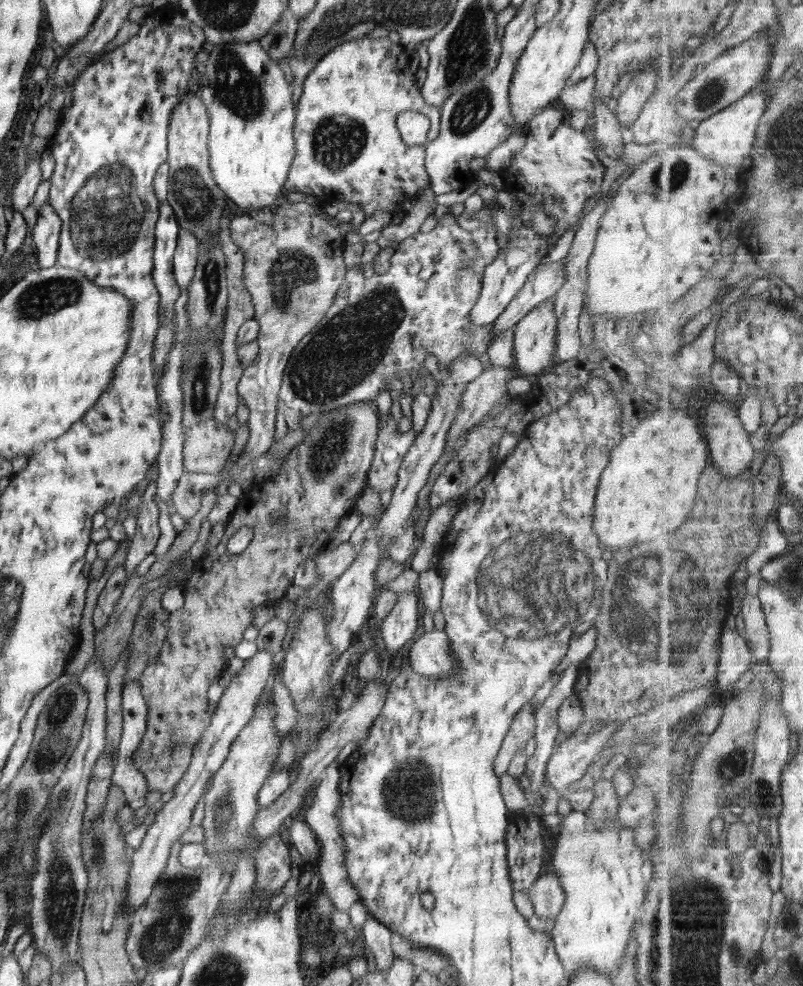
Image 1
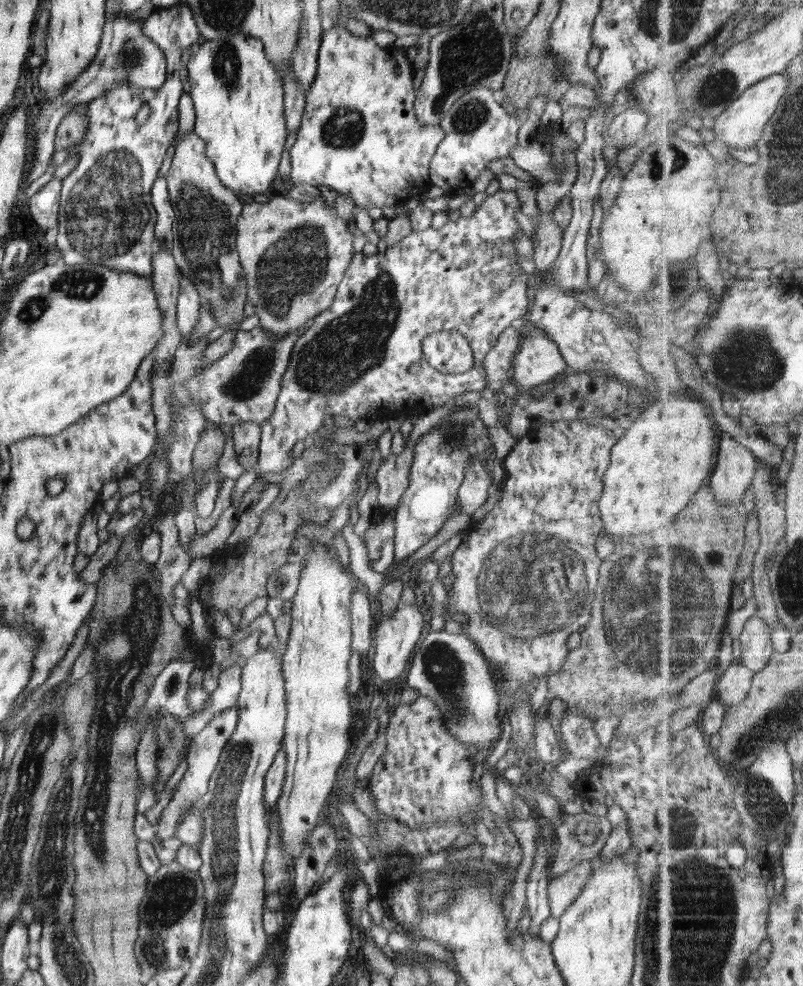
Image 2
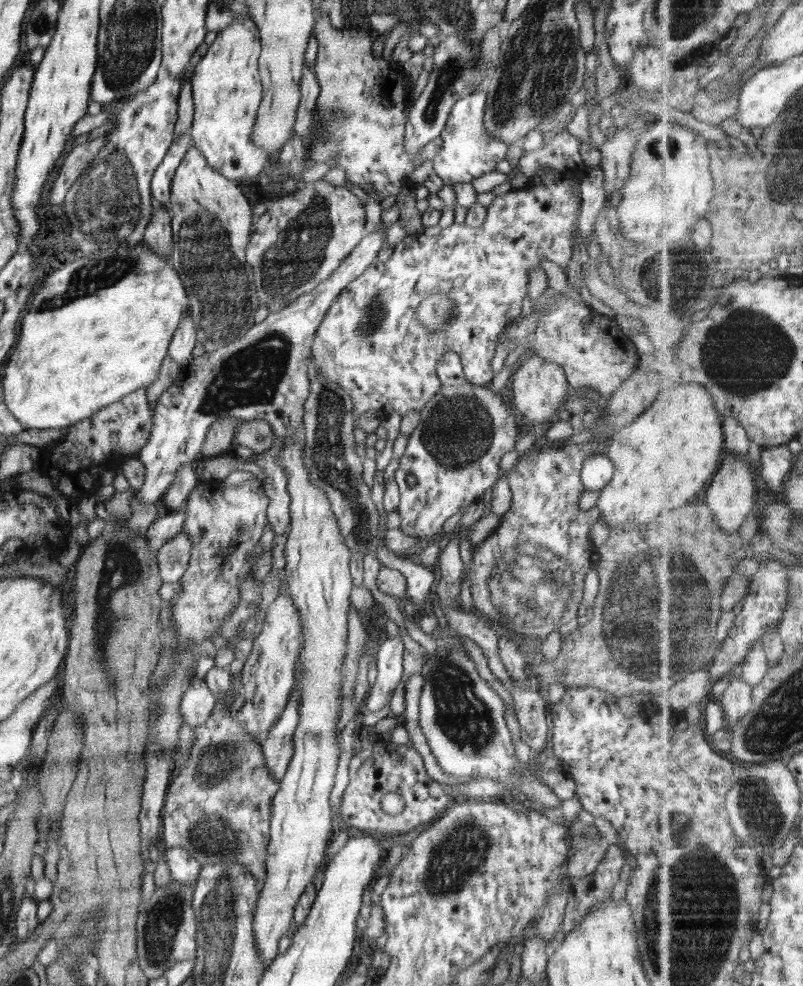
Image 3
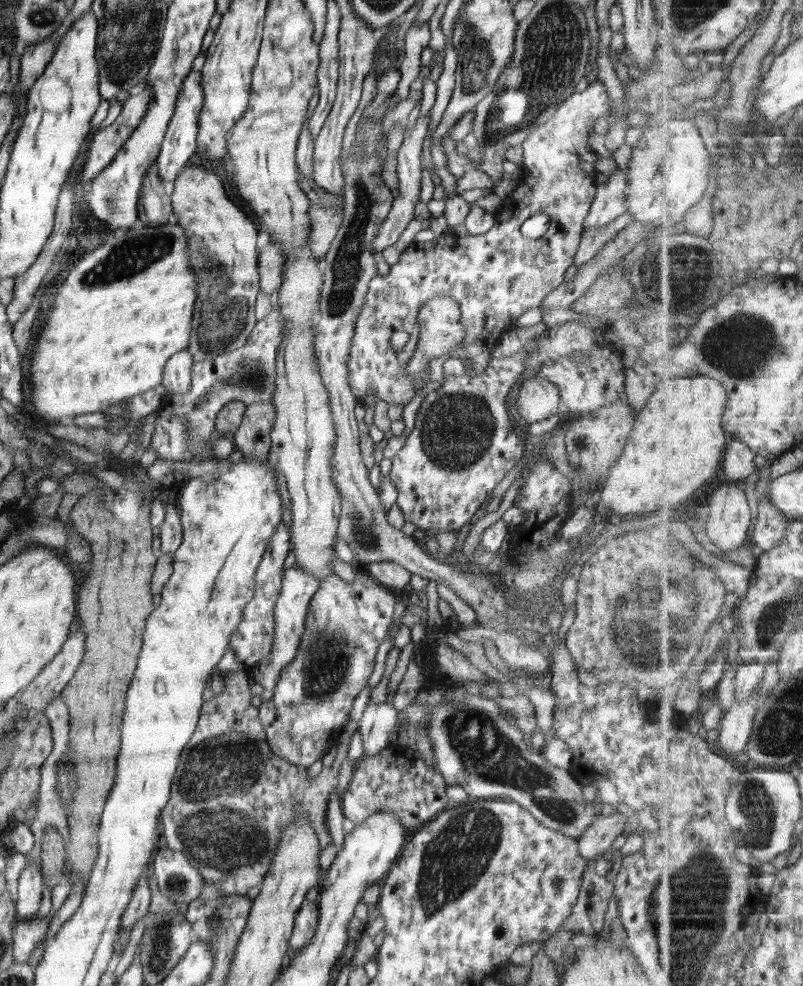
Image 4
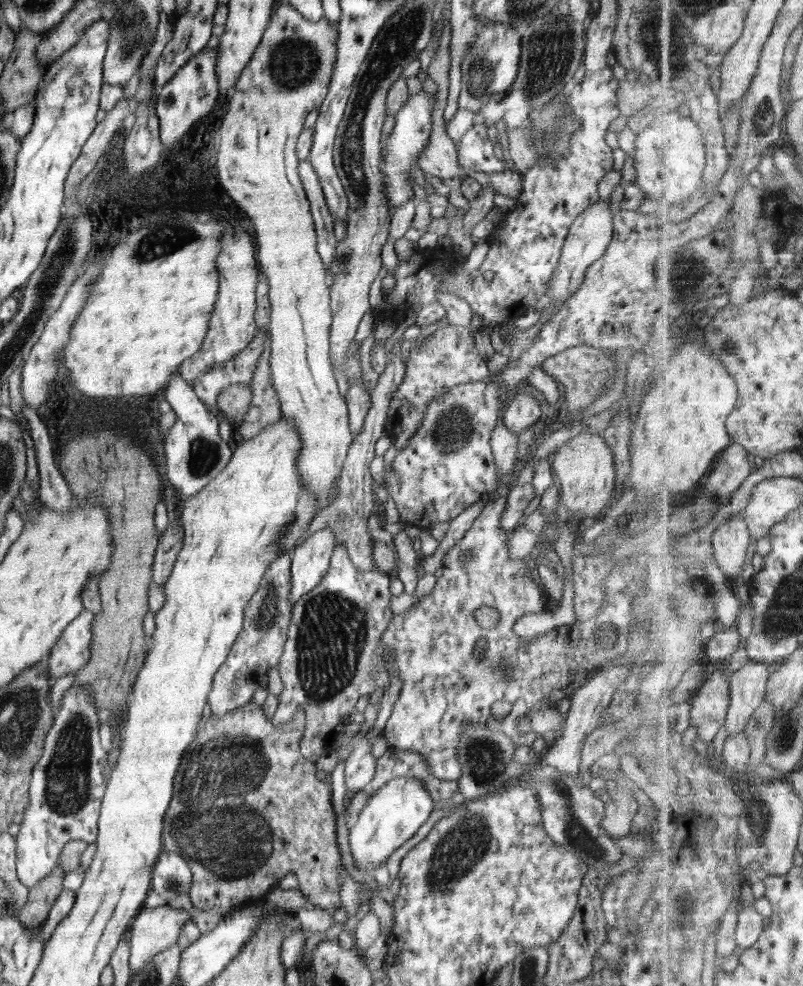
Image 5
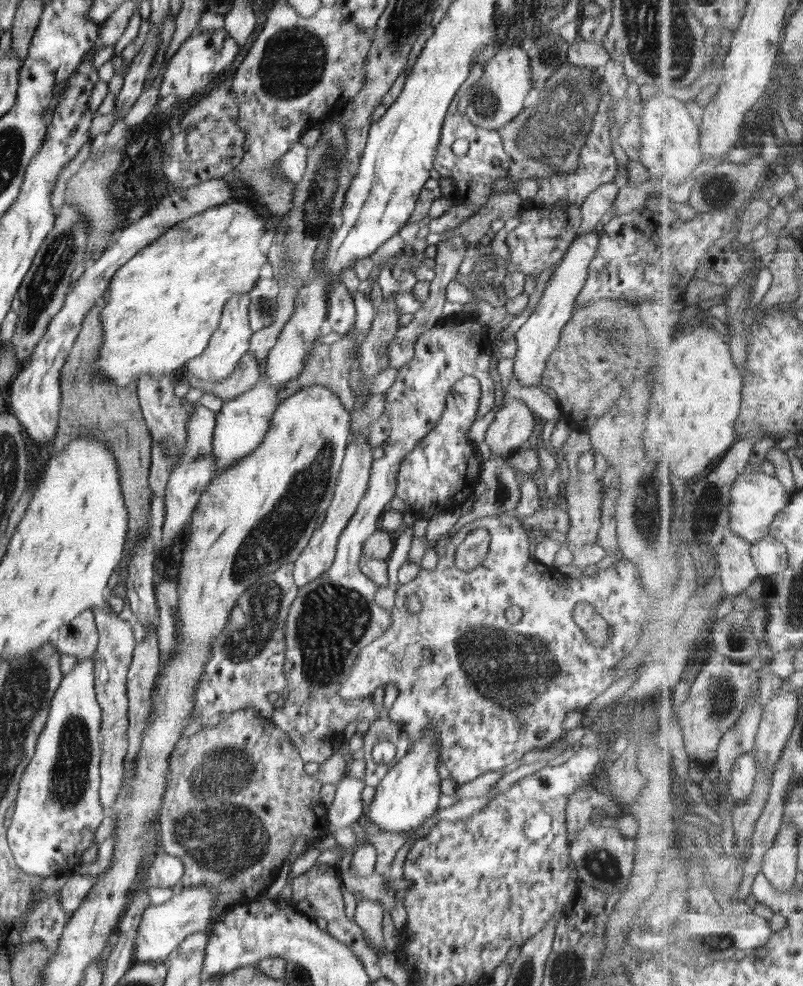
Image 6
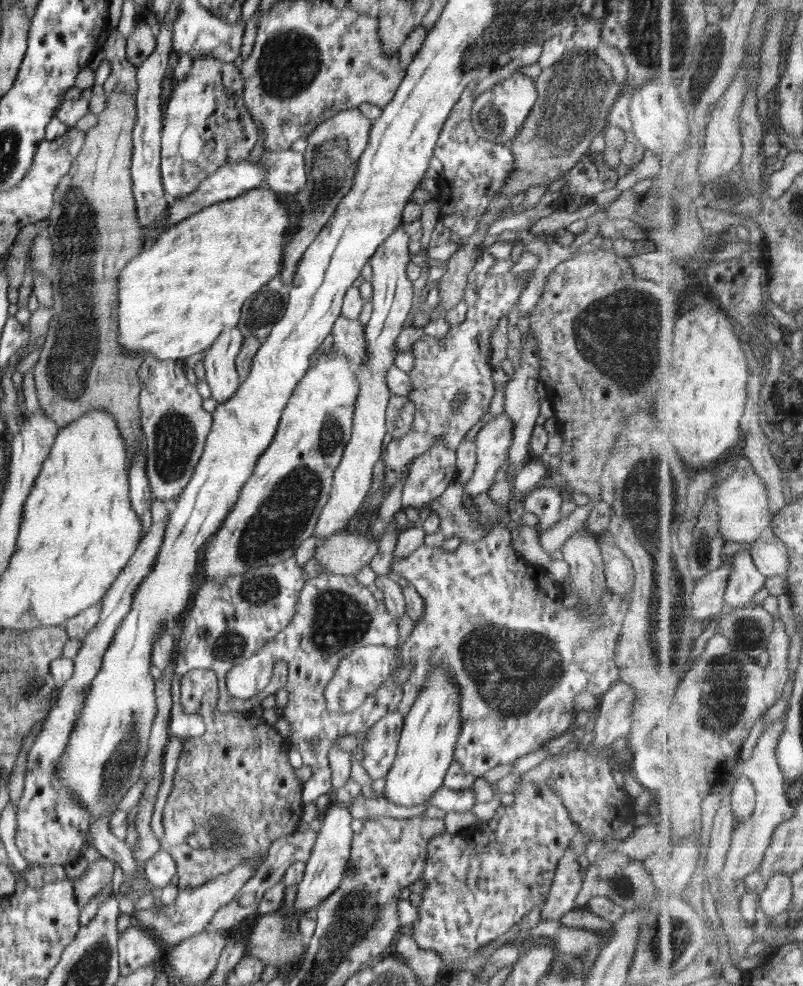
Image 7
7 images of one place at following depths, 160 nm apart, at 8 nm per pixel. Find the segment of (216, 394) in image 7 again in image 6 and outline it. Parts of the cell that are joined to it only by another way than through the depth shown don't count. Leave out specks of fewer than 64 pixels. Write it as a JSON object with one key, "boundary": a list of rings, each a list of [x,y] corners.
{"boundary":[[[249,293],[235,294],[225,304],[216,332],[209,338],[208,346],[199,355],[185,364],[186,376],[208,380],[208,382],[223,382],[235,370],[242,356],[249,350],[251,336],[253,335],[251,325],[254,322],[253,313],[249,310]]]}

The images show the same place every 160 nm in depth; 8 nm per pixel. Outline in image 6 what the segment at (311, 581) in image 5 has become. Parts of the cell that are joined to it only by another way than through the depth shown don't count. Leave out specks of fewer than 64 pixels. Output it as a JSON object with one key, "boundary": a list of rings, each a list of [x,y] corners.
{"boundary":[[[364,432],[364,434],[356,435],[356,438],[347,444],[343,464],[338,474],[334,496],[325,512],[324,521],[320,528],[314,531],[306,548],[302,550],[300,557],[293,563],[293,577],[299,588],[306,586],[311,580],[329,571],[333,564],[335,553],[337,552],[337,544],[341,532],[345,526],[348,526],[350,518],[356,512],[360,500],[362,500],[368,489],[373,464],[373,452],[370,450],[370,444],[368,444],[368,438],[366,438],[368,434],[369,432]]]}

